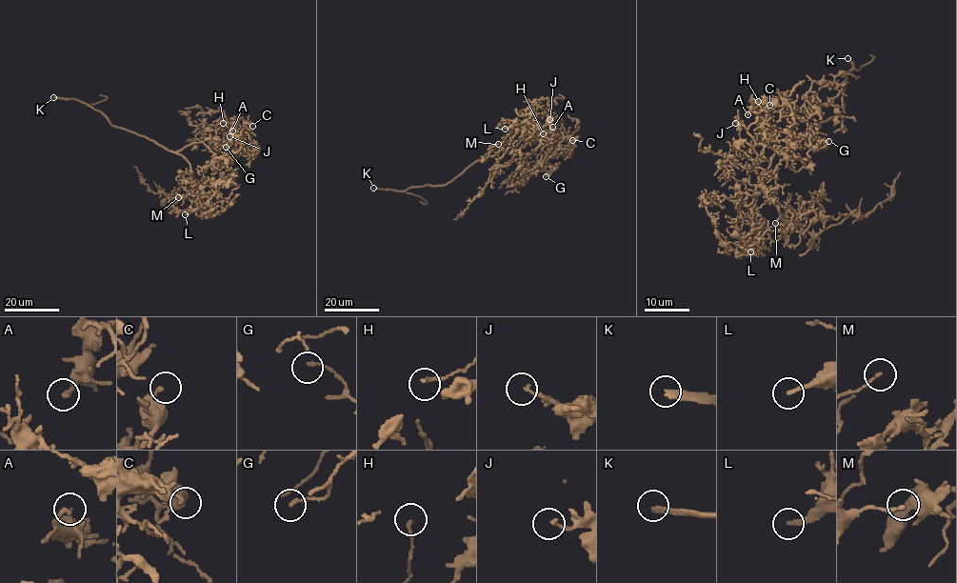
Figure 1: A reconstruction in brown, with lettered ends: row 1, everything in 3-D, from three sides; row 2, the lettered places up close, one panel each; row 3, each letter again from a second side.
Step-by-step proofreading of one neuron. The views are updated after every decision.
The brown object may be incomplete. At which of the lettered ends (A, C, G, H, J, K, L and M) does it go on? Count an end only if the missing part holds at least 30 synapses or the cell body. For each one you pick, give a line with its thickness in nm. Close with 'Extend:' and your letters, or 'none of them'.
K: 300 nm
Extend: K

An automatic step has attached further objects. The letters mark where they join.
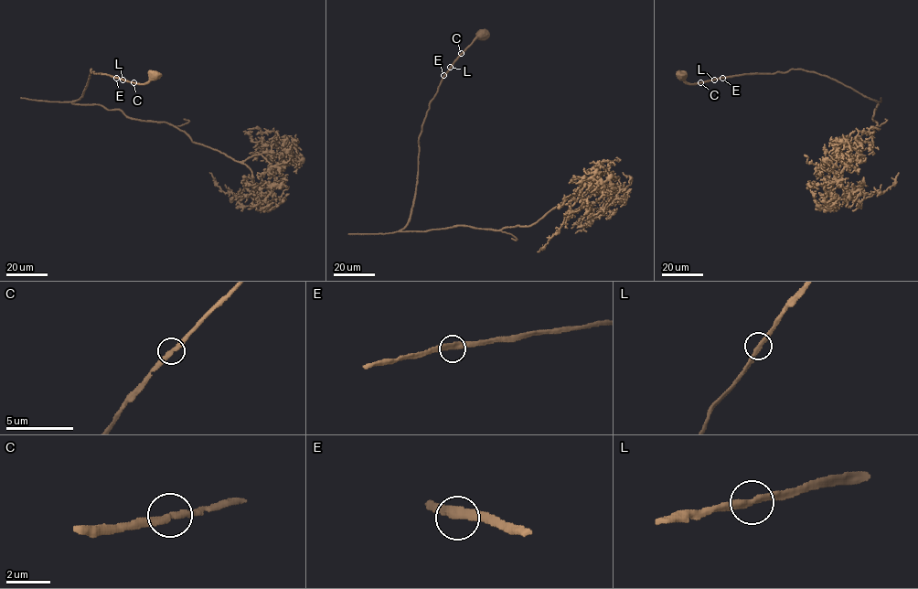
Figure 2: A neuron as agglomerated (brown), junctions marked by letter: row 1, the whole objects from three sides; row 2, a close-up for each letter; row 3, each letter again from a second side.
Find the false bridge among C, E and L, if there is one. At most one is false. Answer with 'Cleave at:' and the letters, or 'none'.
Cleave at: none

